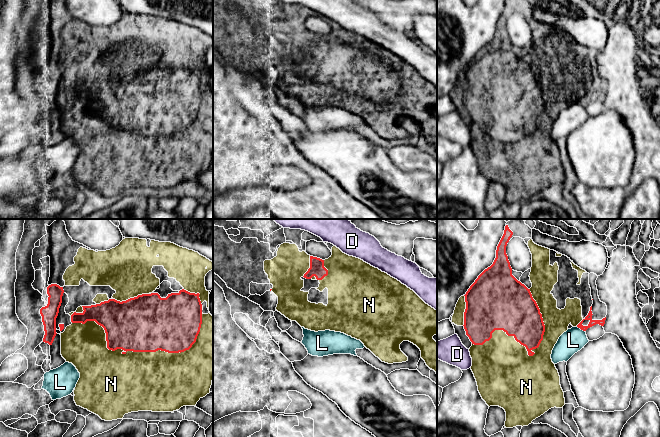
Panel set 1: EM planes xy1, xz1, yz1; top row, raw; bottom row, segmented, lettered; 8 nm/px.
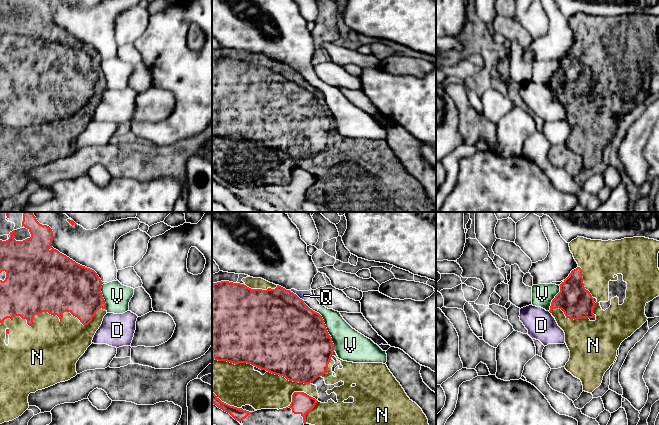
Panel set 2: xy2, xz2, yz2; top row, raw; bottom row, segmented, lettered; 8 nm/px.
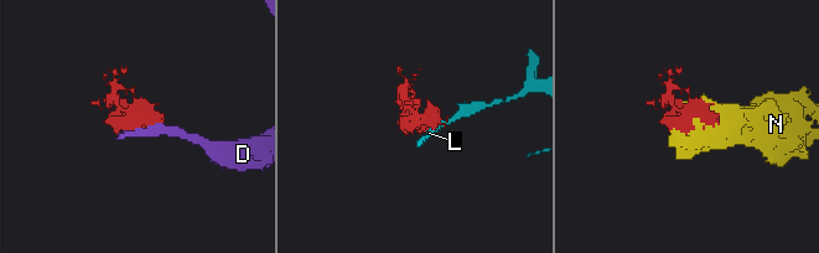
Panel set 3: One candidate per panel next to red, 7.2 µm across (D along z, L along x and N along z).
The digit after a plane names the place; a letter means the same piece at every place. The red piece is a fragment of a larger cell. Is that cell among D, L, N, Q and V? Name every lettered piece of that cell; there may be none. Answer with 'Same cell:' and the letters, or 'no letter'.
Same cell: N

